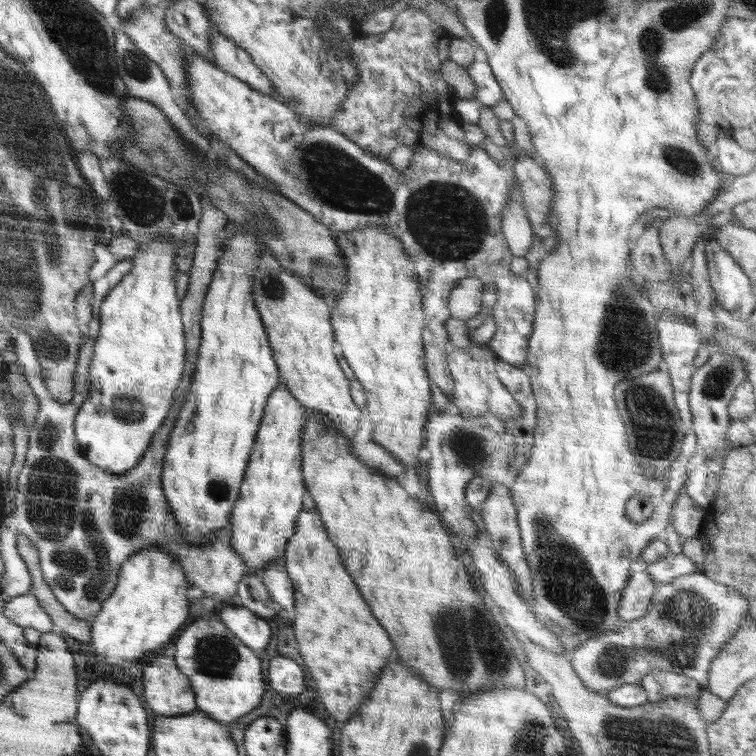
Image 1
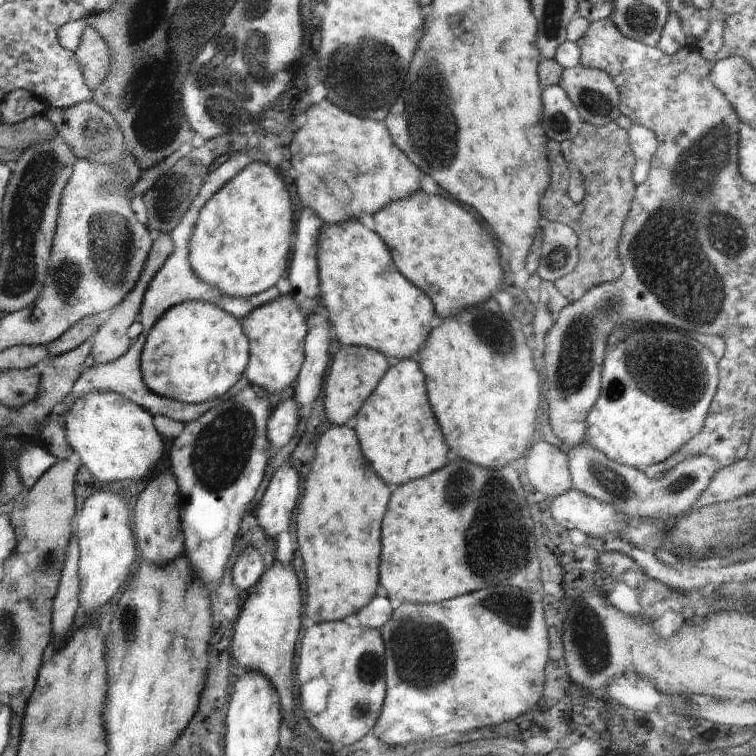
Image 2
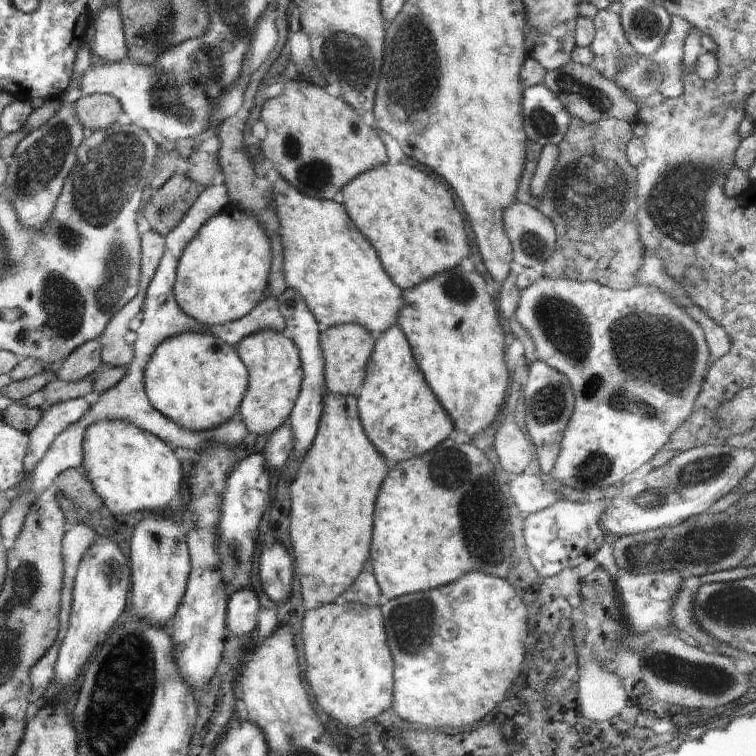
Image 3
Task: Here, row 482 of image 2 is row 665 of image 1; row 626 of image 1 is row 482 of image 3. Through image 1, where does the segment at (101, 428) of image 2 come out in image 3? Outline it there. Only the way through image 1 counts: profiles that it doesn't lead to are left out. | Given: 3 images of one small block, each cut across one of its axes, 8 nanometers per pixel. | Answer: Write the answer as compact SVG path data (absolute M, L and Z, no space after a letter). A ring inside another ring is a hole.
M104 419L91 424L83 436L84 472L112 514L158 512L180 490L182 467L168 443L135 424Z

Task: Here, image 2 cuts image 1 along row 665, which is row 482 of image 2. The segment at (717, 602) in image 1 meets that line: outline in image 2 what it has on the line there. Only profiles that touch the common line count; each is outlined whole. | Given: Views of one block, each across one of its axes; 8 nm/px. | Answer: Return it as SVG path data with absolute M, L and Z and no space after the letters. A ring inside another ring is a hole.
M580 442L568 452L569 472L572 487L580 492L596 498L602 504L610 504L616 512L638 518L654 518L654 520L673 521L680 514L688 512L701 497L702 492L712 482L714 474L720 466L709 456L694 456L679 462L670 472L666 472L658 480L650 480L646 473L637 468L618 464L608 460L588 442Z

